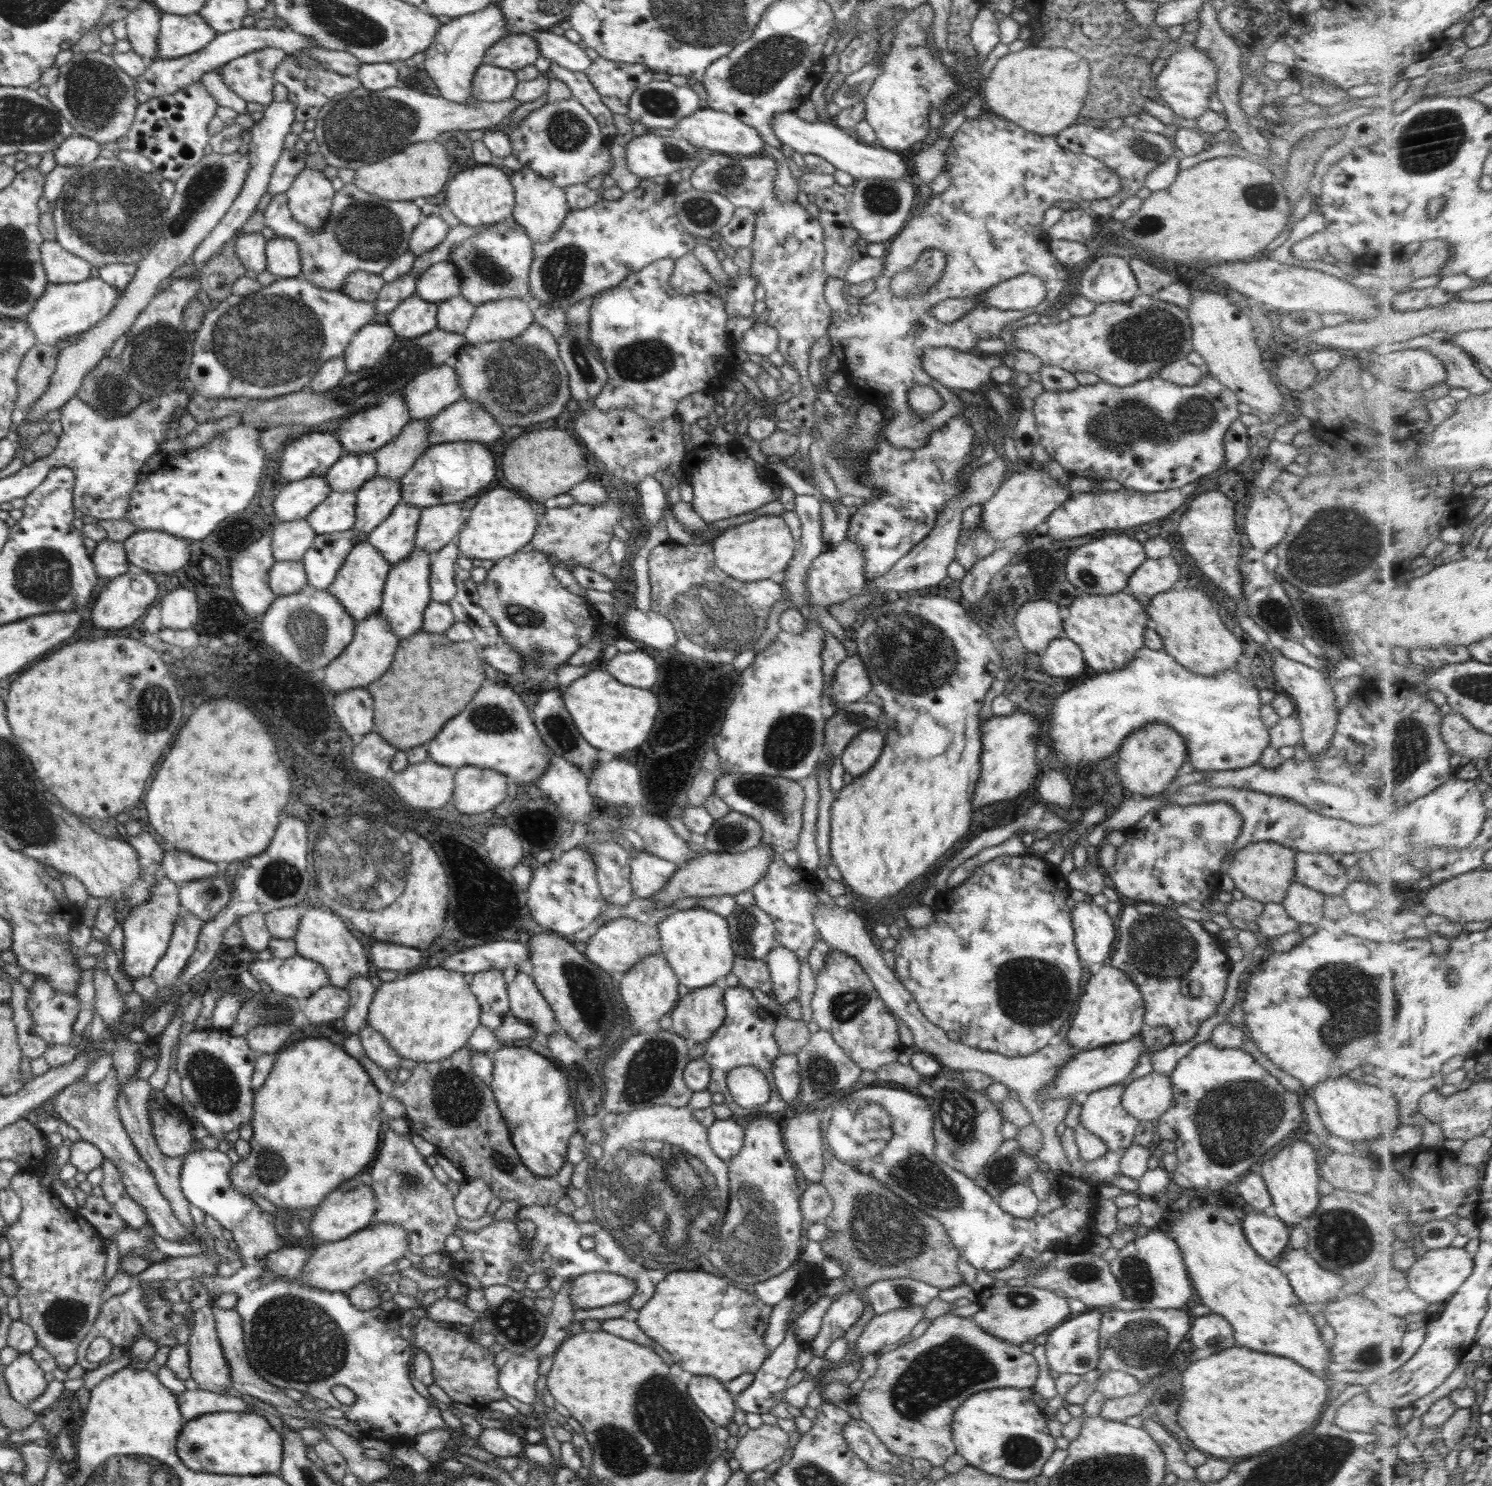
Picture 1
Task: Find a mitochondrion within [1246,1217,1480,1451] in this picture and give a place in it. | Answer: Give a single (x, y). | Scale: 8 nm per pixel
(1366, 1357)

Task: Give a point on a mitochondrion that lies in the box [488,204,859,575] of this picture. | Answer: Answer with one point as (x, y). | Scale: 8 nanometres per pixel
(649, 360)

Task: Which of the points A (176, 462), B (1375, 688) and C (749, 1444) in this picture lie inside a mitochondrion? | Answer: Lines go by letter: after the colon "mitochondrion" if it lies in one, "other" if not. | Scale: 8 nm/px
A: other
B: other
C: other

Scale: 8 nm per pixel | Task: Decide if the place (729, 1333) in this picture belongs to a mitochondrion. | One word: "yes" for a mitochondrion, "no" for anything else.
no

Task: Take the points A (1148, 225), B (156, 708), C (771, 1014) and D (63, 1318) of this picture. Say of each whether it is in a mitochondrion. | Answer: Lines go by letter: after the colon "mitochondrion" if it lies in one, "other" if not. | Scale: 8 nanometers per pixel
A: mitochondrion
B: mitochondrion
C: other
D: mitochondrion

